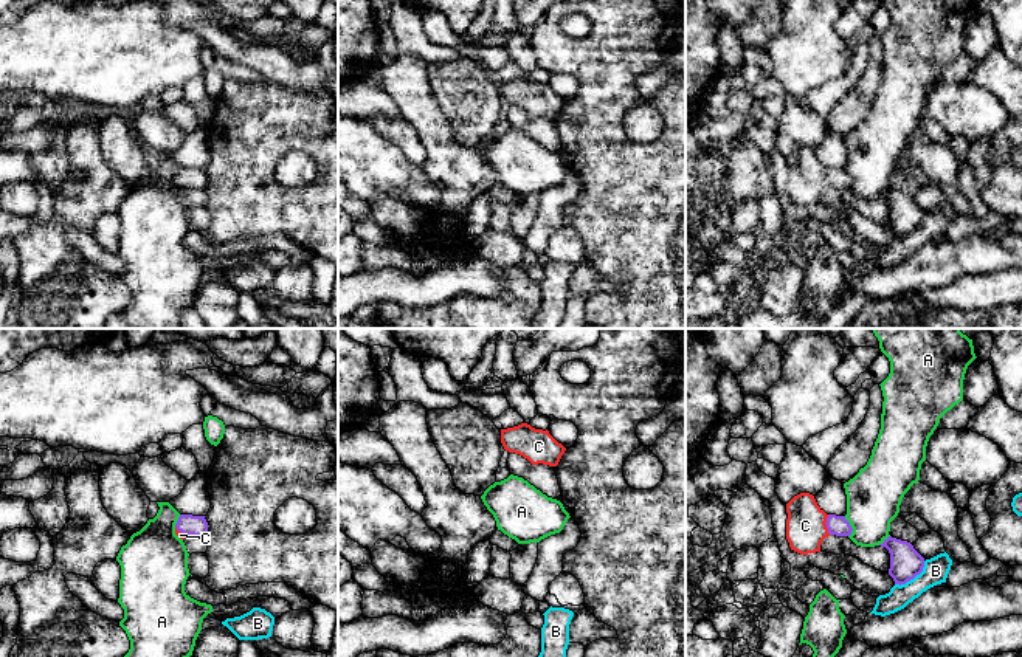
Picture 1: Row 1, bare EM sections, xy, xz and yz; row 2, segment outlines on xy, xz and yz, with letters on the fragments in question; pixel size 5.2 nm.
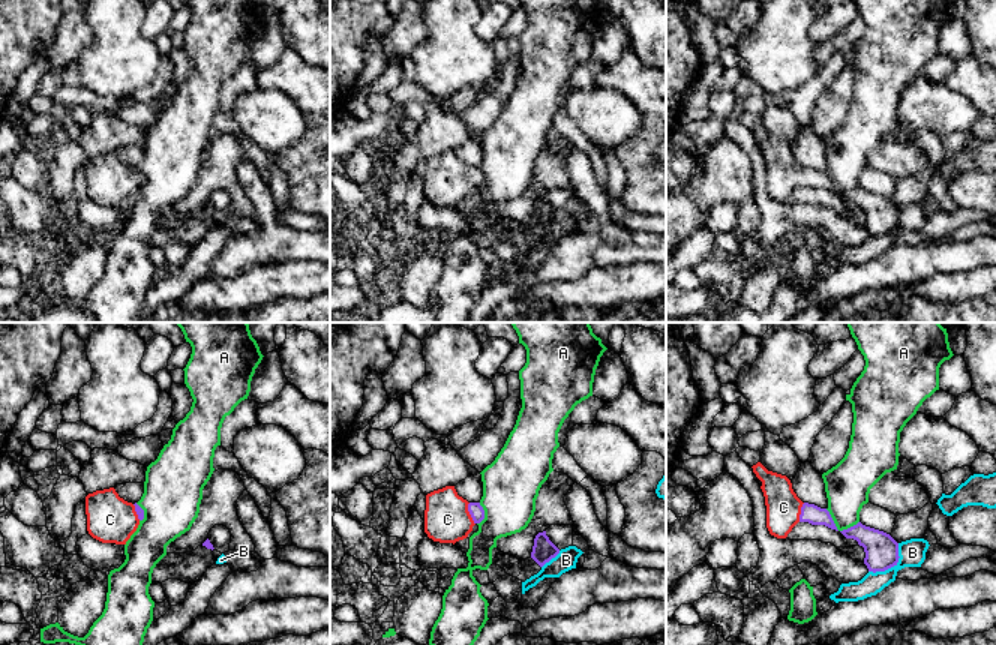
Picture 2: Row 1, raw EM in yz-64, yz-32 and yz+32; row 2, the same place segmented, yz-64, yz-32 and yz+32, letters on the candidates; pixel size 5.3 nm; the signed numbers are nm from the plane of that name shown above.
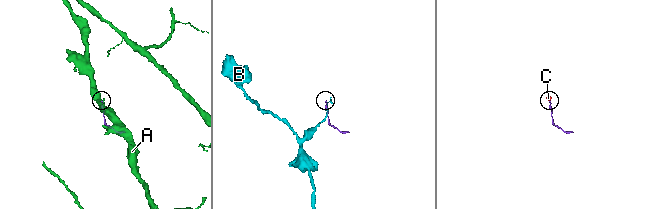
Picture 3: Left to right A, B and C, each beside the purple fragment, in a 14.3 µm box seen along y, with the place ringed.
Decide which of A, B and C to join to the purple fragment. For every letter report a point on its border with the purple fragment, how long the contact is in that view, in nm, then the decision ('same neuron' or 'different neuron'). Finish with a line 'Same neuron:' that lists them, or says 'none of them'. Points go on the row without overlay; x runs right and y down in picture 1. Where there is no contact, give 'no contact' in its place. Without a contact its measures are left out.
A: yz (850, 180) | 110 nm | different neuron
B: yz (912, 231) | 200 nm | different neuron
C: yz (825, 175) | 110 nm | same neuron
Same neuron: C

